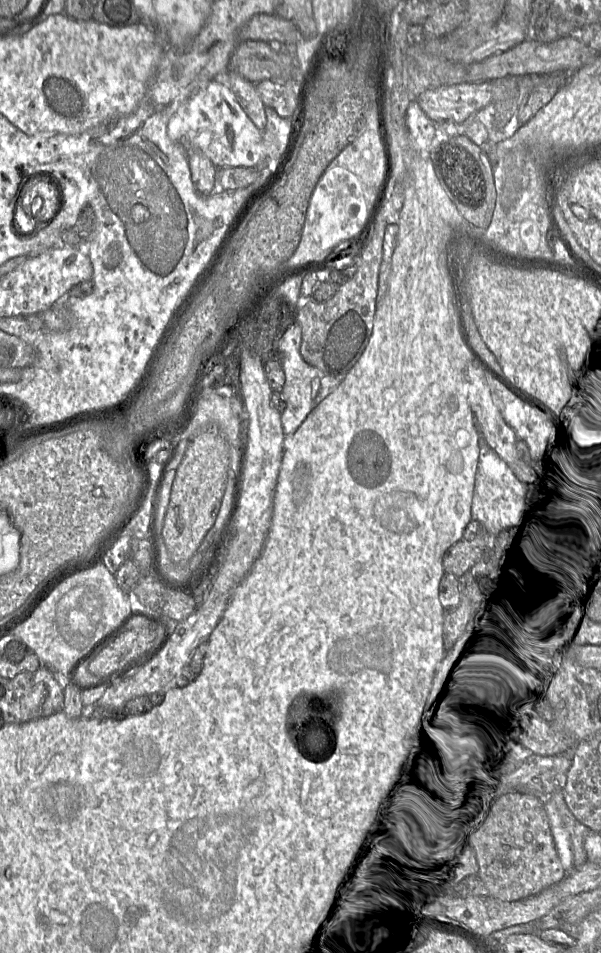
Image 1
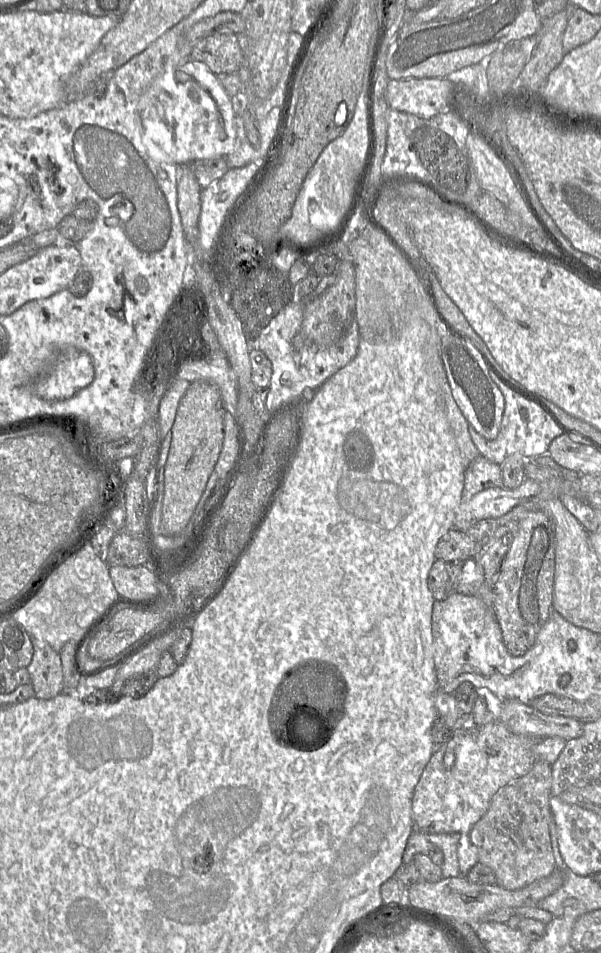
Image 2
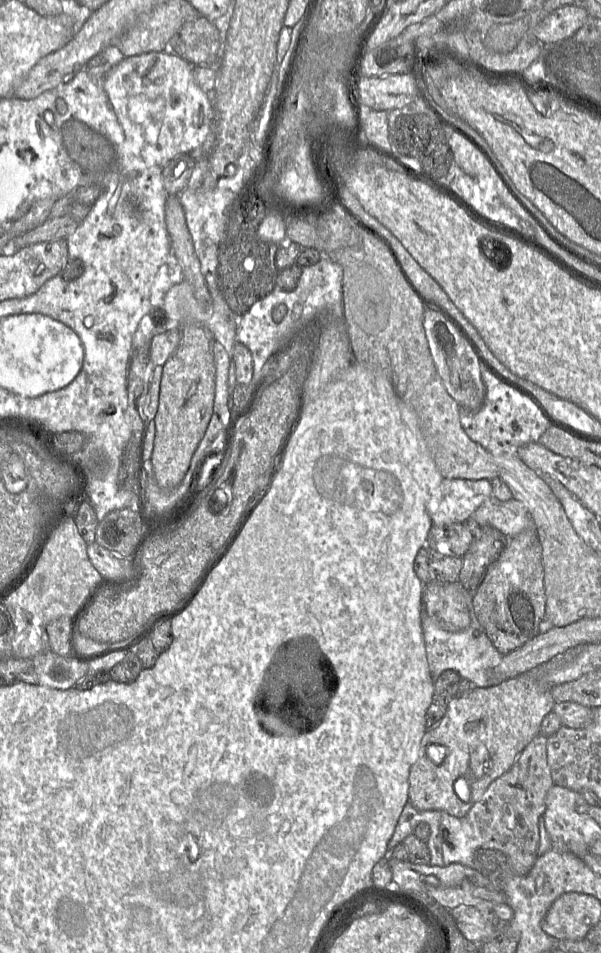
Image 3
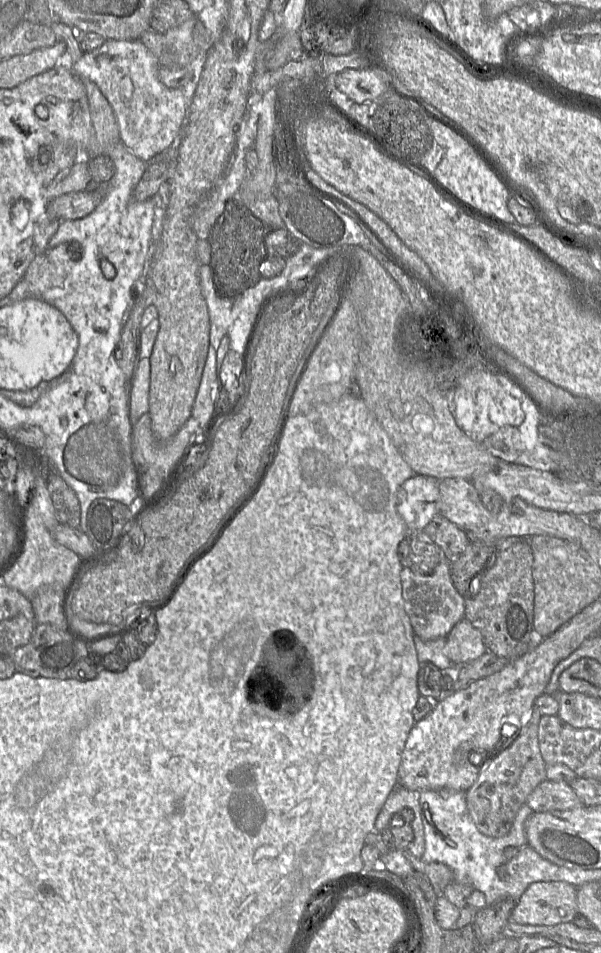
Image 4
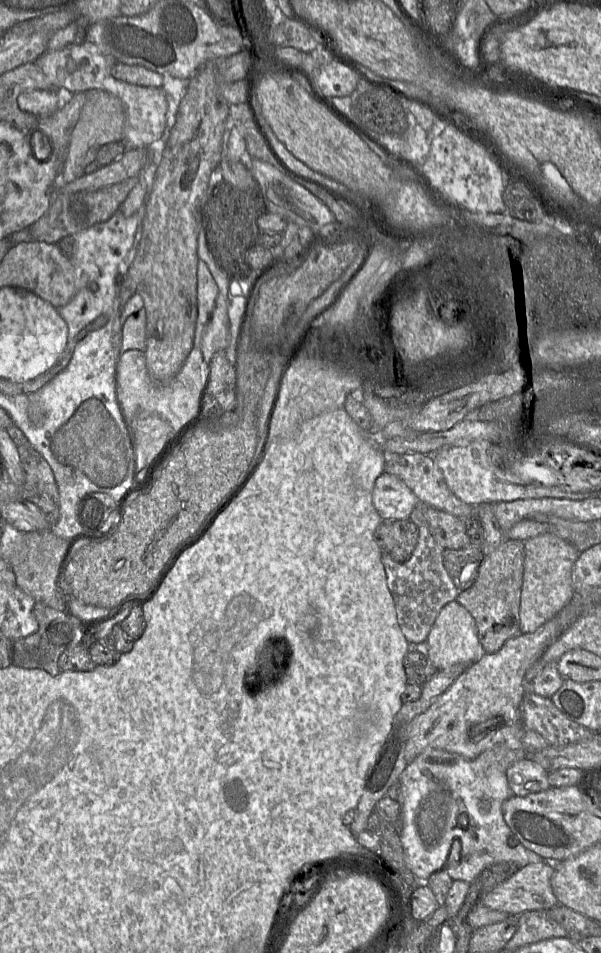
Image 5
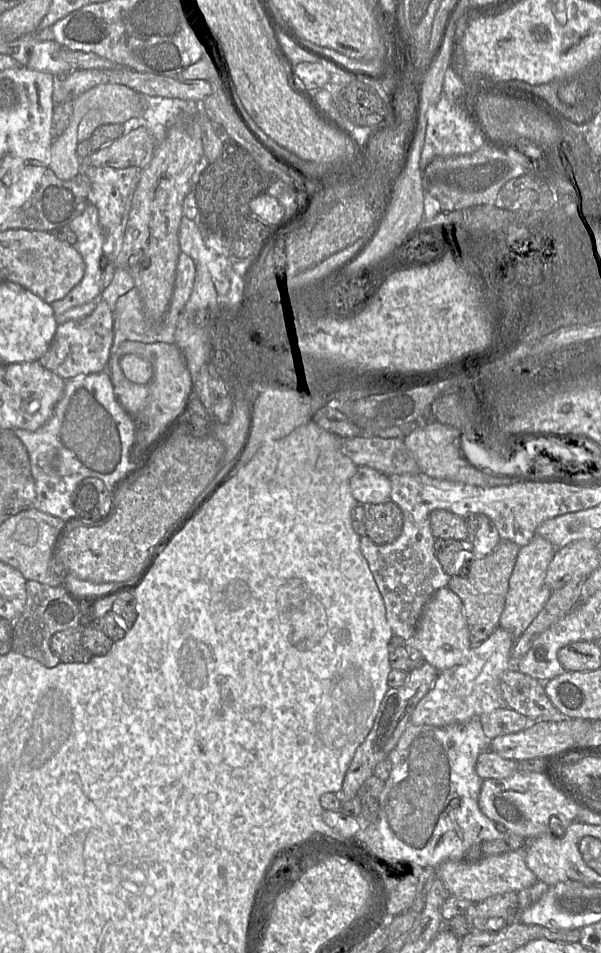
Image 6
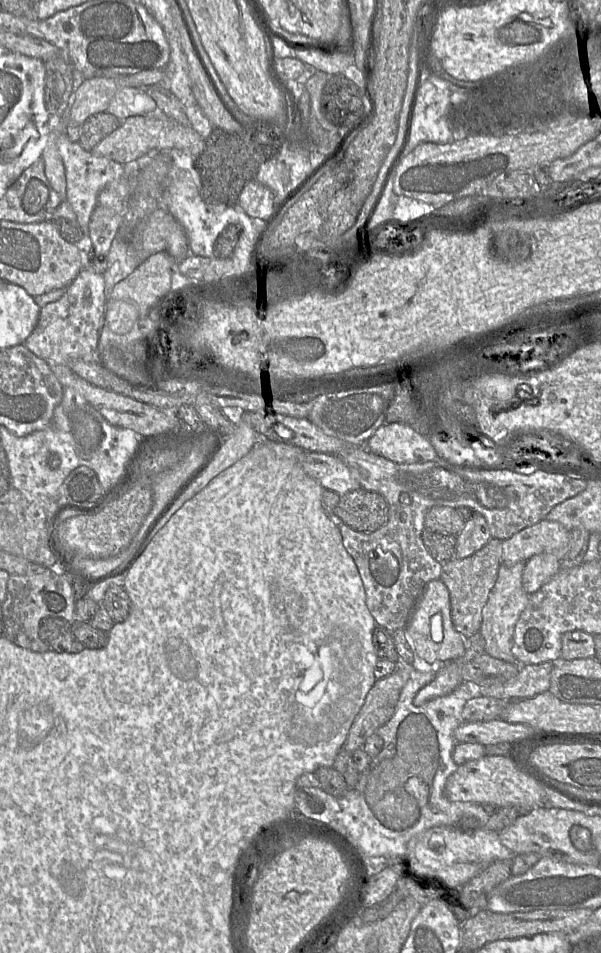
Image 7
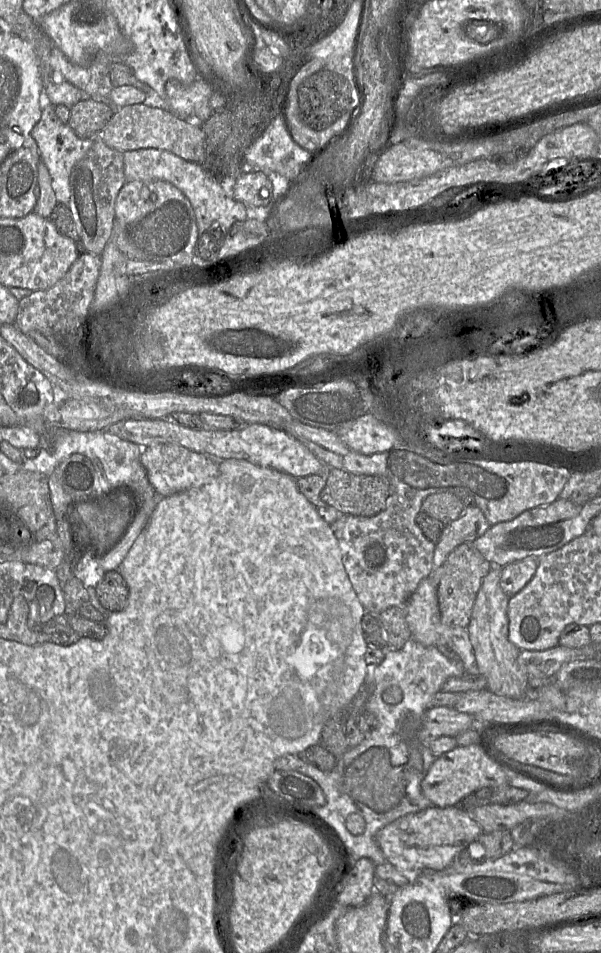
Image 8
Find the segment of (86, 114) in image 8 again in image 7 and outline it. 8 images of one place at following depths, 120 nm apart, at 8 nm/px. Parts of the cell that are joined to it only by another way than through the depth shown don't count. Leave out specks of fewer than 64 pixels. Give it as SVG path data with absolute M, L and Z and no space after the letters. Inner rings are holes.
M99 112L88 117L81 125L80 145L91 151L98 143L116 130L123 120L108 112Z

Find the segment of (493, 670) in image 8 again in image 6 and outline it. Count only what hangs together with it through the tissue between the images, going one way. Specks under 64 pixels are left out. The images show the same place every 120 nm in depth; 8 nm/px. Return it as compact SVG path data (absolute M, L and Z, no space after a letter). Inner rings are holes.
M535 536L527 545L520 547L509 580L506 603L499 621L499 628L512 635L514 640L525 632L548 602L552 590L546 584L547 569L557 548L543 537Z

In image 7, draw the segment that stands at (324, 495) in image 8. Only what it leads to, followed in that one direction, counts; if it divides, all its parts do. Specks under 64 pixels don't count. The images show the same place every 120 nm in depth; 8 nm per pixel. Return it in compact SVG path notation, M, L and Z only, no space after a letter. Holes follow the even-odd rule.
M358 488L340 495L333 513L350 528L369 533L387 523L389 506L381 494Z

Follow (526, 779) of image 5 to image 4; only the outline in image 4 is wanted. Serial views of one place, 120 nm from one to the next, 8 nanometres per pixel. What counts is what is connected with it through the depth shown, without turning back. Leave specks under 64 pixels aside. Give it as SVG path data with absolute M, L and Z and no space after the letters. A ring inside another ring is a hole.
M541 782L527 799L532 812L566 811L583 805L576 792L564 782Z

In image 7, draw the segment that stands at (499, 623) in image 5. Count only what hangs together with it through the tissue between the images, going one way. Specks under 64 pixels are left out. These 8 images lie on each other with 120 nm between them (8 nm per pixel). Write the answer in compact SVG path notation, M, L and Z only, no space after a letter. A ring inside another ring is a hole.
M492 538L483 548L467 558L454 558L442 564L440 580L449 590L453 625L468 640L477 636L482 611L493 589L502 565L503 540Z

